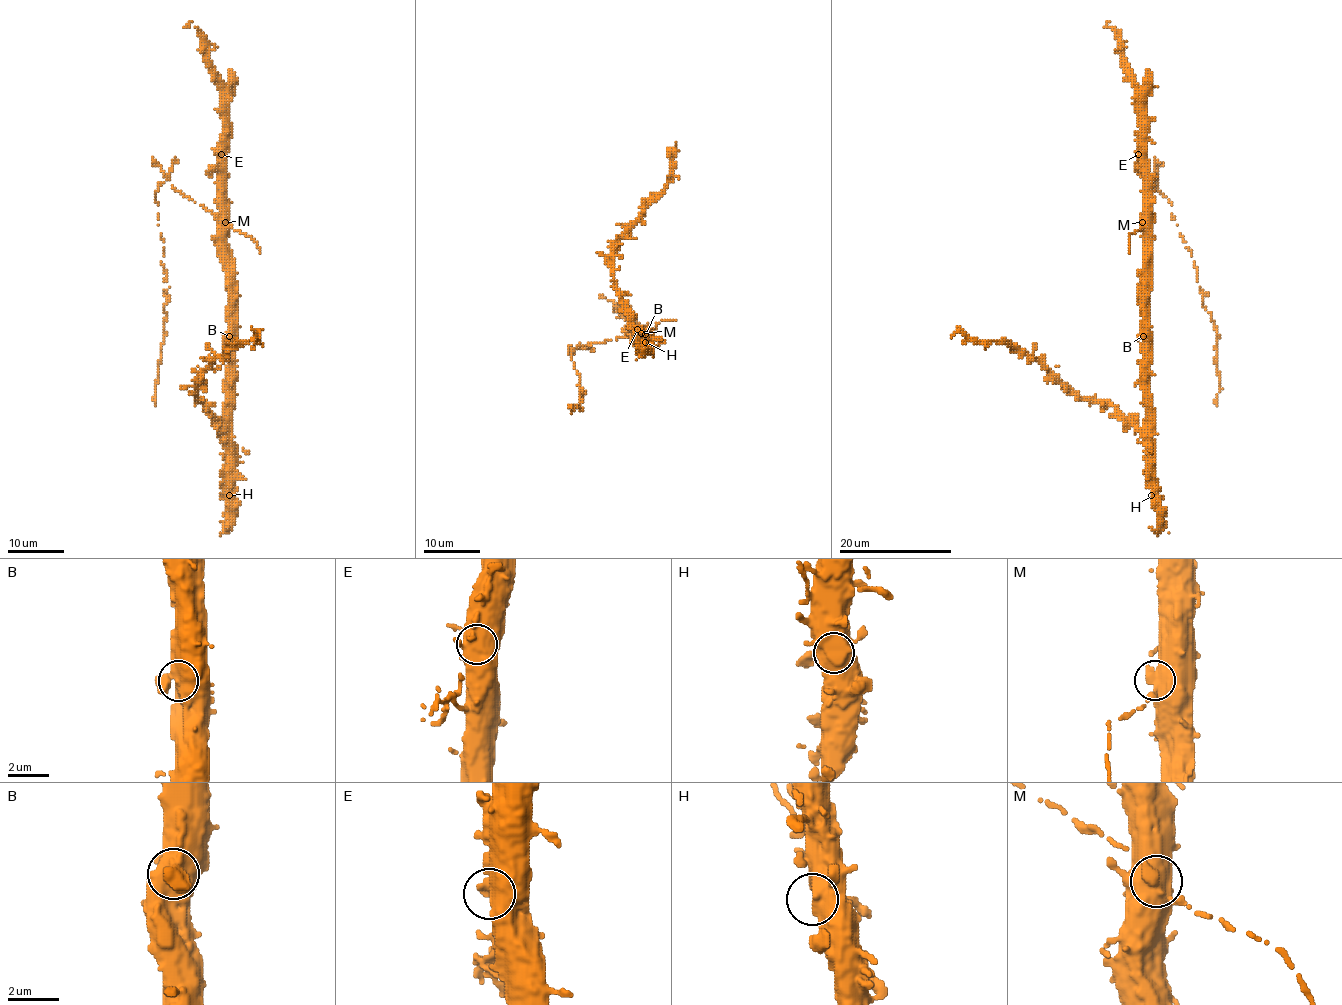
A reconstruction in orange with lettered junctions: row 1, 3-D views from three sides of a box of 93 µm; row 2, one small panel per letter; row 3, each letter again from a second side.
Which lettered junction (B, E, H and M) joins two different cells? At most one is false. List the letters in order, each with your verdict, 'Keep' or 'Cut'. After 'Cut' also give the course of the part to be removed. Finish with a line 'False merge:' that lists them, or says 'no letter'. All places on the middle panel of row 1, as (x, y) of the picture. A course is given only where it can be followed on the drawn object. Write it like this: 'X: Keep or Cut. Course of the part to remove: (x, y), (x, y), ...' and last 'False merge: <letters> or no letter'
B: Keep
E: Keep
H: Keep
M: Cut. Course of the part to remove: (641, 334), (572, 352), (578, 384), (586, 394), (579, 394), (580, 408), (571, 407)
False merge: M

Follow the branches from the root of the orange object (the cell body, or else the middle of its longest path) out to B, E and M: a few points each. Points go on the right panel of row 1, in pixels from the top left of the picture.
B: (1144, 269), (1143, 336)
E: (1144, 269), (1144, 183), (1138, 154)
M: (1144, 269), (1147, 235), (1143, 223)

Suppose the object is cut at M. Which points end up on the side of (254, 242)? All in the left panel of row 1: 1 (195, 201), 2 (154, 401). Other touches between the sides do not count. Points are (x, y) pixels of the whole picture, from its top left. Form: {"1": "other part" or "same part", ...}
{"1": "same part", "2": "same part"}

